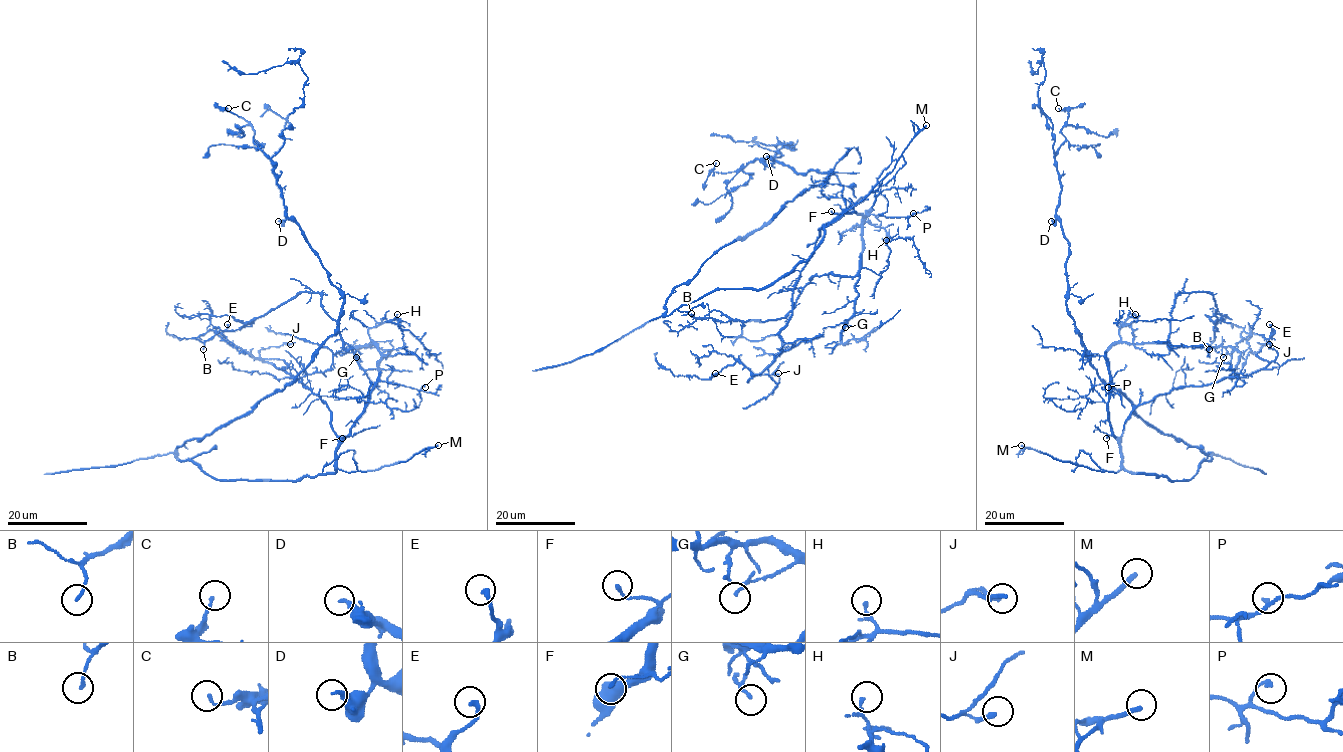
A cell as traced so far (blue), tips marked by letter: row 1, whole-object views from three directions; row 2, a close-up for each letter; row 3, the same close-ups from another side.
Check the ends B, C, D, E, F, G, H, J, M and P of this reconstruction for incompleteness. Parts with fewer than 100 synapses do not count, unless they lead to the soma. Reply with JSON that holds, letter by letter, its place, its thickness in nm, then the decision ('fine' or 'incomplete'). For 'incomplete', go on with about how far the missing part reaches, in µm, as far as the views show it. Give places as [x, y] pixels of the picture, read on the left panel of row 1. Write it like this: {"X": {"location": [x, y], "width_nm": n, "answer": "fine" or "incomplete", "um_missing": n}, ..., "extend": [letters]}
{"B": {"location": [203, 349], "width_nm": 140, "answer": "fine"}, "C": {"location": [228, 108], "width_nm": 140, "answer": "fine"}, "D": {"location": [278, 221], "width_nm": 240, "answer": "fine"}, "E": {"location": [227, 324], "width_nm": 200, "answer": "fine"}, "F": {"location": [342, 438], "width_nm": 150, "answer": "fine"}, "G": {"location": [356, 357], "width_nm": 110, "answer": "fine"}, "H": {"location": [397, 314], "width_nm": 100, "answer": "fine"}, "J": {"location": [290, 344], "width_nm": 240, "answer": "fine"}, "M": {"location": [438, 445], "width_nm": 240, "answer": "incomplete", "um_missing": 35}, "P": {"location": [425, 387], "width_nm": 140, "answer": "fine"}, "extend": ["M"]}

